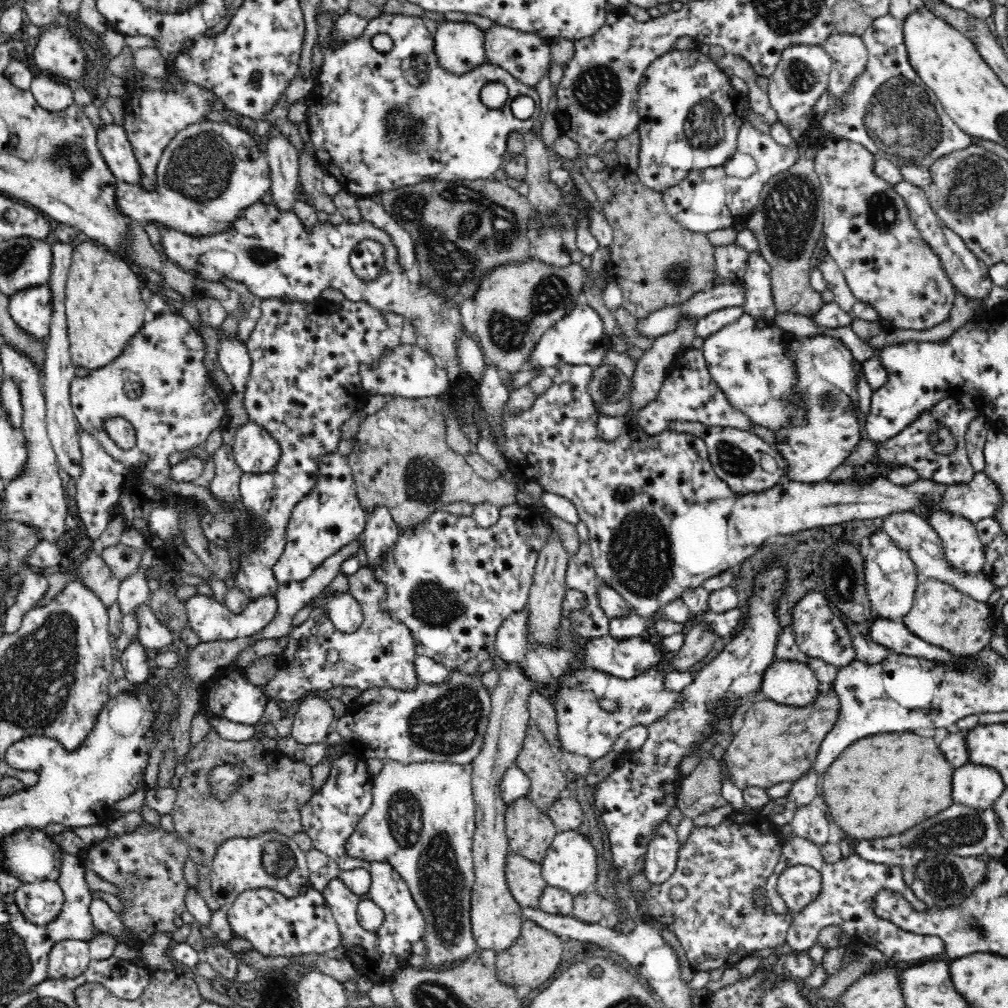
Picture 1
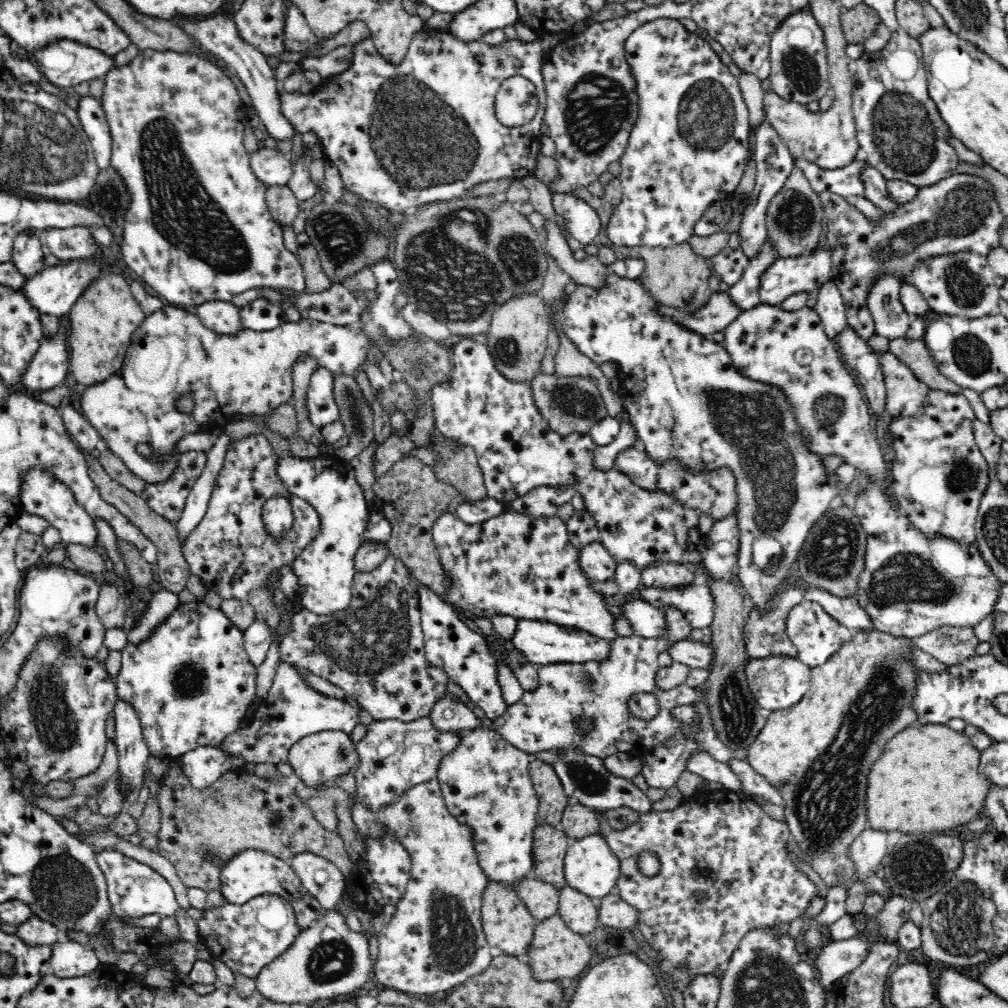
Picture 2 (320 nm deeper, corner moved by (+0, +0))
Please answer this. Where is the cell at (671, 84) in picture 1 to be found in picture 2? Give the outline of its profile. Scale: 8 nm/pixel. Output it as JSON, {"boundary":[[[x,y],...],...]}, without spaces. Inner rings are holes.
{"boundary":[[[658,18],[652,22],[645,22],[639,26],[626,39],[624,44],[624,58],[630,65],[630,73],[634,77],[638,95],[638,118],[632,127],[624,154],[619,162],[621,172],[619,175],[623,188],[623,197],[620,205],[614,207],[612,216],[607,224],[606,238],[609,242],[622,247],[670,247],[683,242],[688,242],[694,236],[694,225],[702,218],[702,215],[713,205],[714,201],[725,201],[734,194],[736,187],[742,180],[746,164],[749,160],[749,136],[750,123],[748,109],[744,102],[737,77],[720,59],[718,53],[707,43],[704,36],[688,31],[684,25],[674,18]]]}

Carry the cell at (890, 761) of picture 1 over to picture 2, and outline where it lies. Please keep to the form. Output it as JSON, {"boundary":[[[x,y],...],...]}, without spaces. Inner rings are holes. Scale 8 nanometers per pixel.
{"boundary":[[[916,724],[920,728],[906,728],[886,742],[882,758],[874,764],[868,782],[868,822],[874,830],[902,830],[908,832],[930,832],[948,830],[970,821],[984,818],[986,796],[993,787],[990,779],[978,772],[981,751],[972,746],[973,742],[963,731],[954,731],[944,724]]]}

